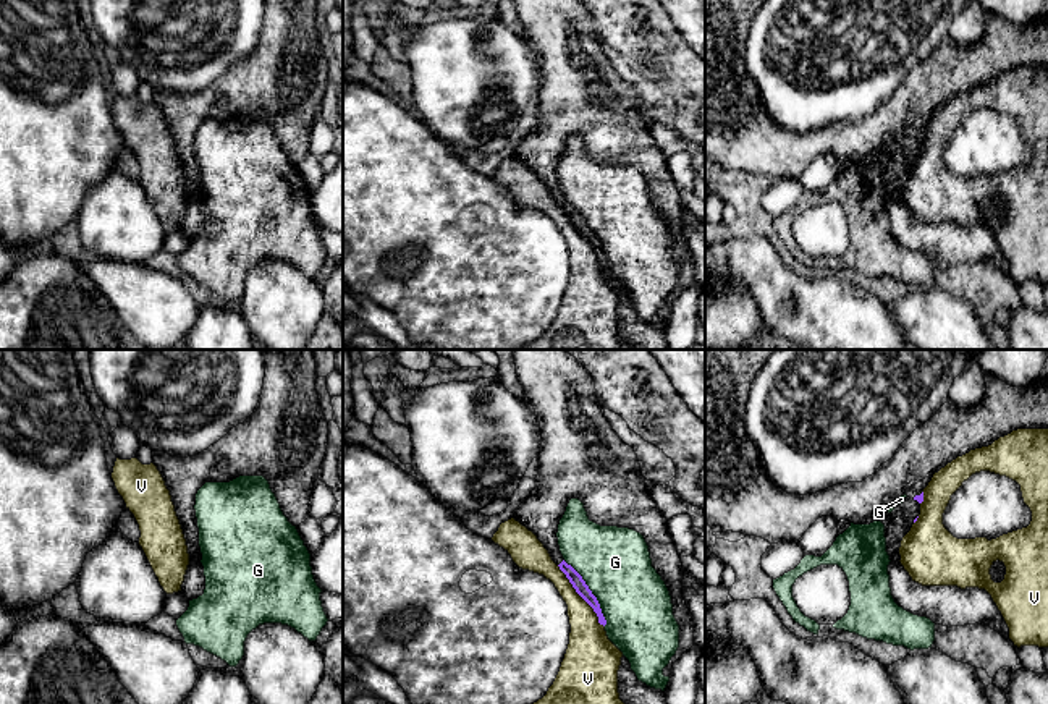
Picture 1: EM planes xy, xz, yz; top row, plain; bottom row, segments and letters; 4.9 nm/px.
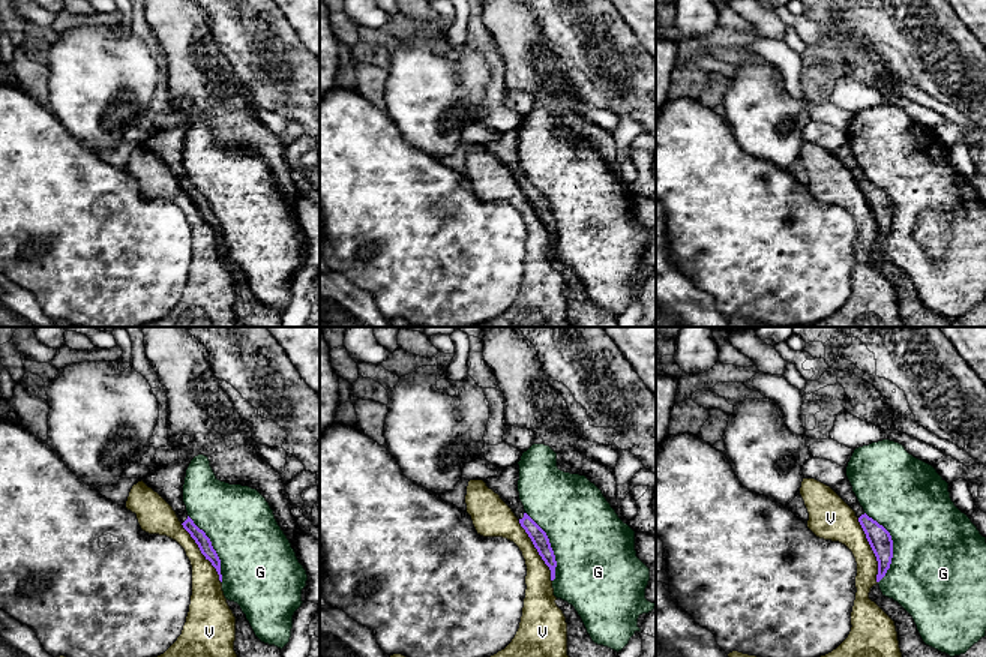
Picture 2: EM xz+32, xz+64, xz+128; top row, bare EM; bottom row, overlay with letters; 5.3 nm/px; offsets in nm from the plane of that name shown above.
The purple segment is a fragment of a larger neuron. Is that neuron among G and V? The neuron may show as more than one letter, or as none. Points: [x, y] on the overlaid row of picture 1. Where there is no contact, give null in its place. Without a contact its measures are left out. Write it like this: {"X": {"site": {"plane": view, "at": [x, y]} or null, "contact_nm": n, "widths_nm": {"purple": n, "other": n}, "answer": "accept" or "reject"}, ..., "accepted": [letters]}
{"G": {"site": {"plane": "xz", "at": [591, 593]}, "contact_nm": 380, "widths_nm": {"purple": 70, "other": 360}, "answer": "reject"}, "V": {"site": {"plane": "xz", "at": [579, 594]}, "contact_nm": 400, "widths_nm": {"purple": 70, "other": 190}, "answer": "reject"}, "accepted": []}

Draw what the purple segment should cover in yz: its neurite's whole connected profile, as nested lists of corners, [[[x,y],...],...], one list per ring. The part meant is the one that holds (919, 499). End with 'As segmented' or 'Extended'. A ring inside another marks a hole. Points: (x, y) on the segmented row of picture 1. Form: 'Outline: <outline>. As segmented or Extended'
Outline: [[[705,350],[705,523],[713,532],[741,532],[757,536],[770,544],[799,542],[804,532],[822,516],[833,516],[838,521],[847,520],[854,524],[885,524],[886,552],[896,557],[902,537],[911,531],[920,515],[923,489],[933,474],[948,463],[970,450],[991,445],[1017,429],[1048,429],[1048,382],[1037,379],[1027,387],[1012,387],[998,377],[985,372],[985,400],[977,408],[956,408],[944,403],[933,418],[917,427],[896,450],[894,456],[883,463],[862,482],[836,484],[817,494],[796,495],[776,487],[763,474],[755,445],[744,429],[744,413],[749,401],[750,385],[775,350]]]. Extended

